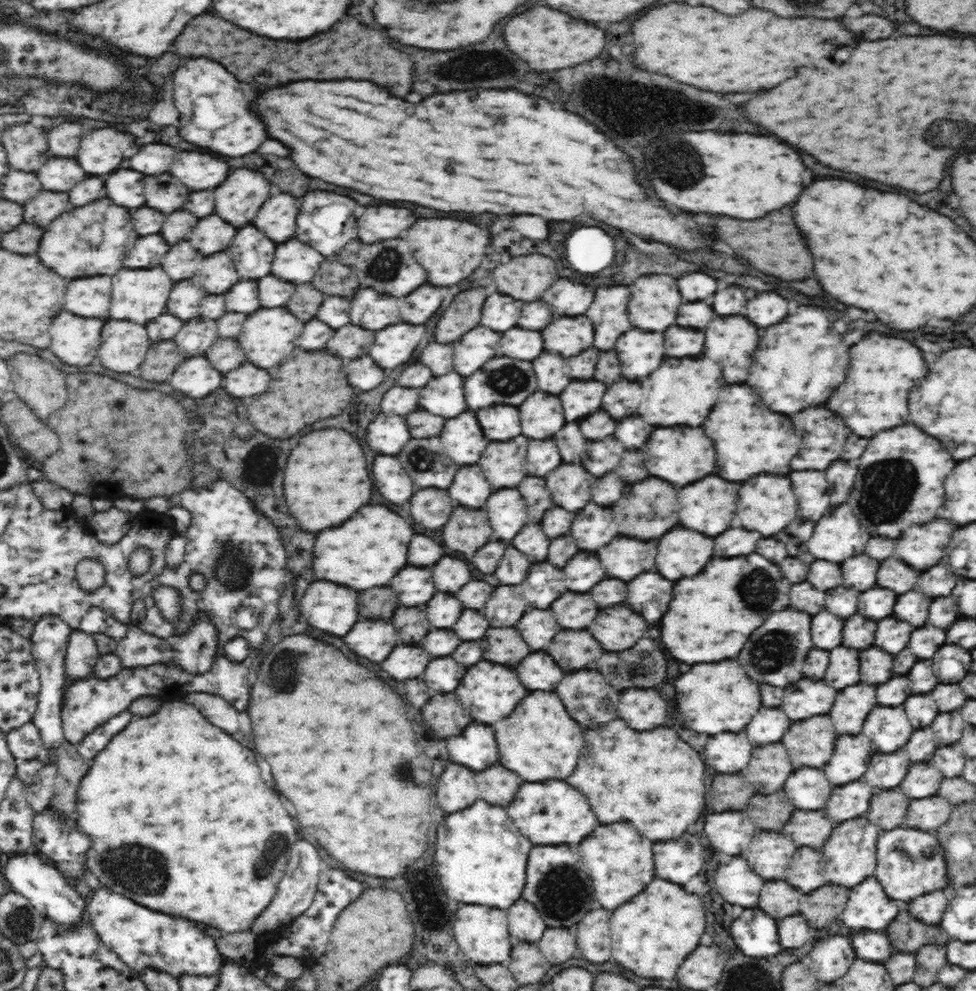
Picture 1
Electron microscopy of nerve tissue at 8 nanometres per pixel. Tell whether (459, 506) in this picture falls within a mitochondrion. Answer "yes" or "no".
no

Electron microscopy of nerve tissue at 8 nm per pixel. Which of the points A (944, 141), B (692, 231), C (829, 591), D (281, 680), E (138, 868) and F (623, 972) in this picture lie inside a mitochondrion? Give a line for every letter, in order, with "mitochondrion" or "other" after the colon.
A: mitochondrion
B: mitochondrion
C: other
D: mitochondrion
E: mitochondrion
F: other

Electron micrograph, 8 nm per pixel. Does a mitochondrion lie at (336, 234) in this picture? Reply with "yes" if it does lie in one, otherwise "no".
no

